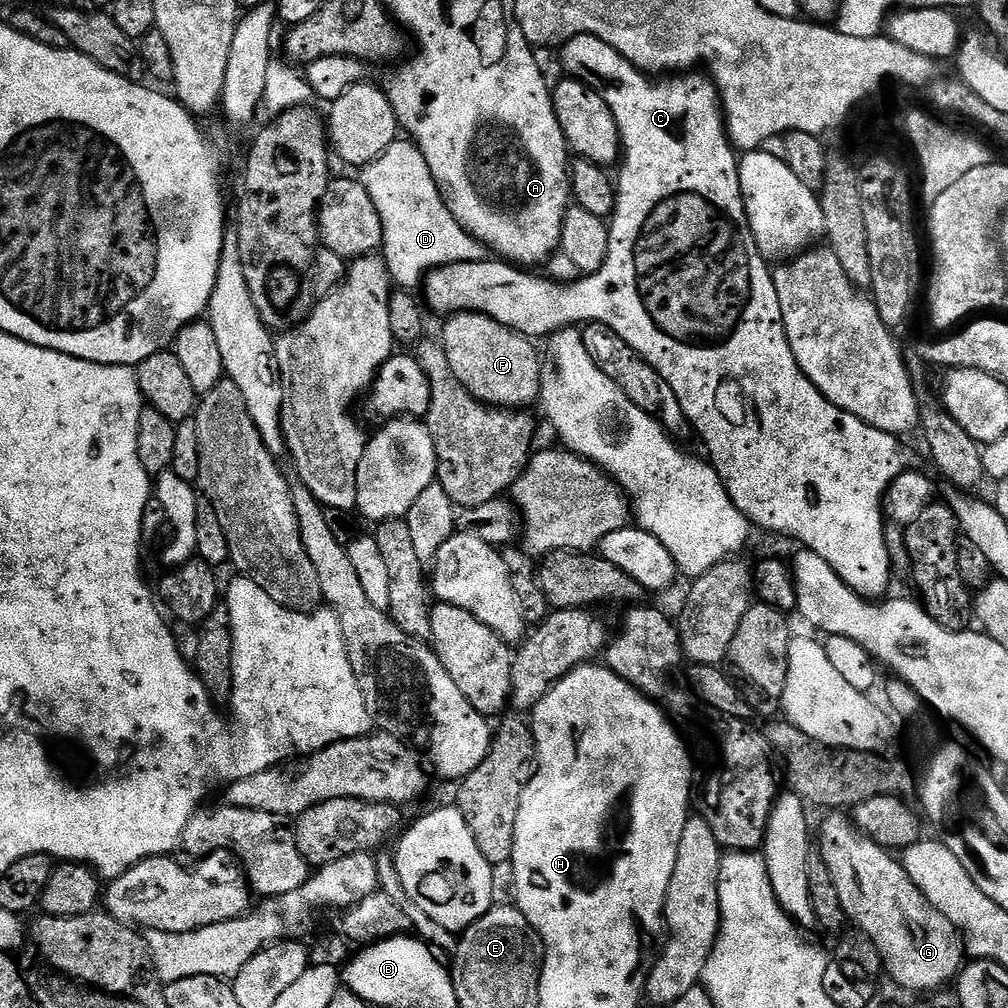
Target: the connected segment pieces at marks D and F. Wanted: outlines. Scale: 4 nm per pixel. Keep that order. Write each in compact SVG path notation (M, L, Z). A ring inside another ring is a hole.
M398 138L374 162L363 165L358 179L364 183L378 210L378 218L382 218L382 259L392 277L393 285L400 290L416 290L423 285L424 277L435 268L475 262L485 259L486 249L478 243L469 232L450 214L448 203L442 198L438 186L434 182L434 174L430 174L430 166L426 166L426 158L422 158L422 150L413 144L411 139Z
M458 312L443 321L442 343L446 362L454 370L454 378L466 391L490 408L524 410L540 399L542 356L536 353L531 339L502 326L494 318L481 312Z

